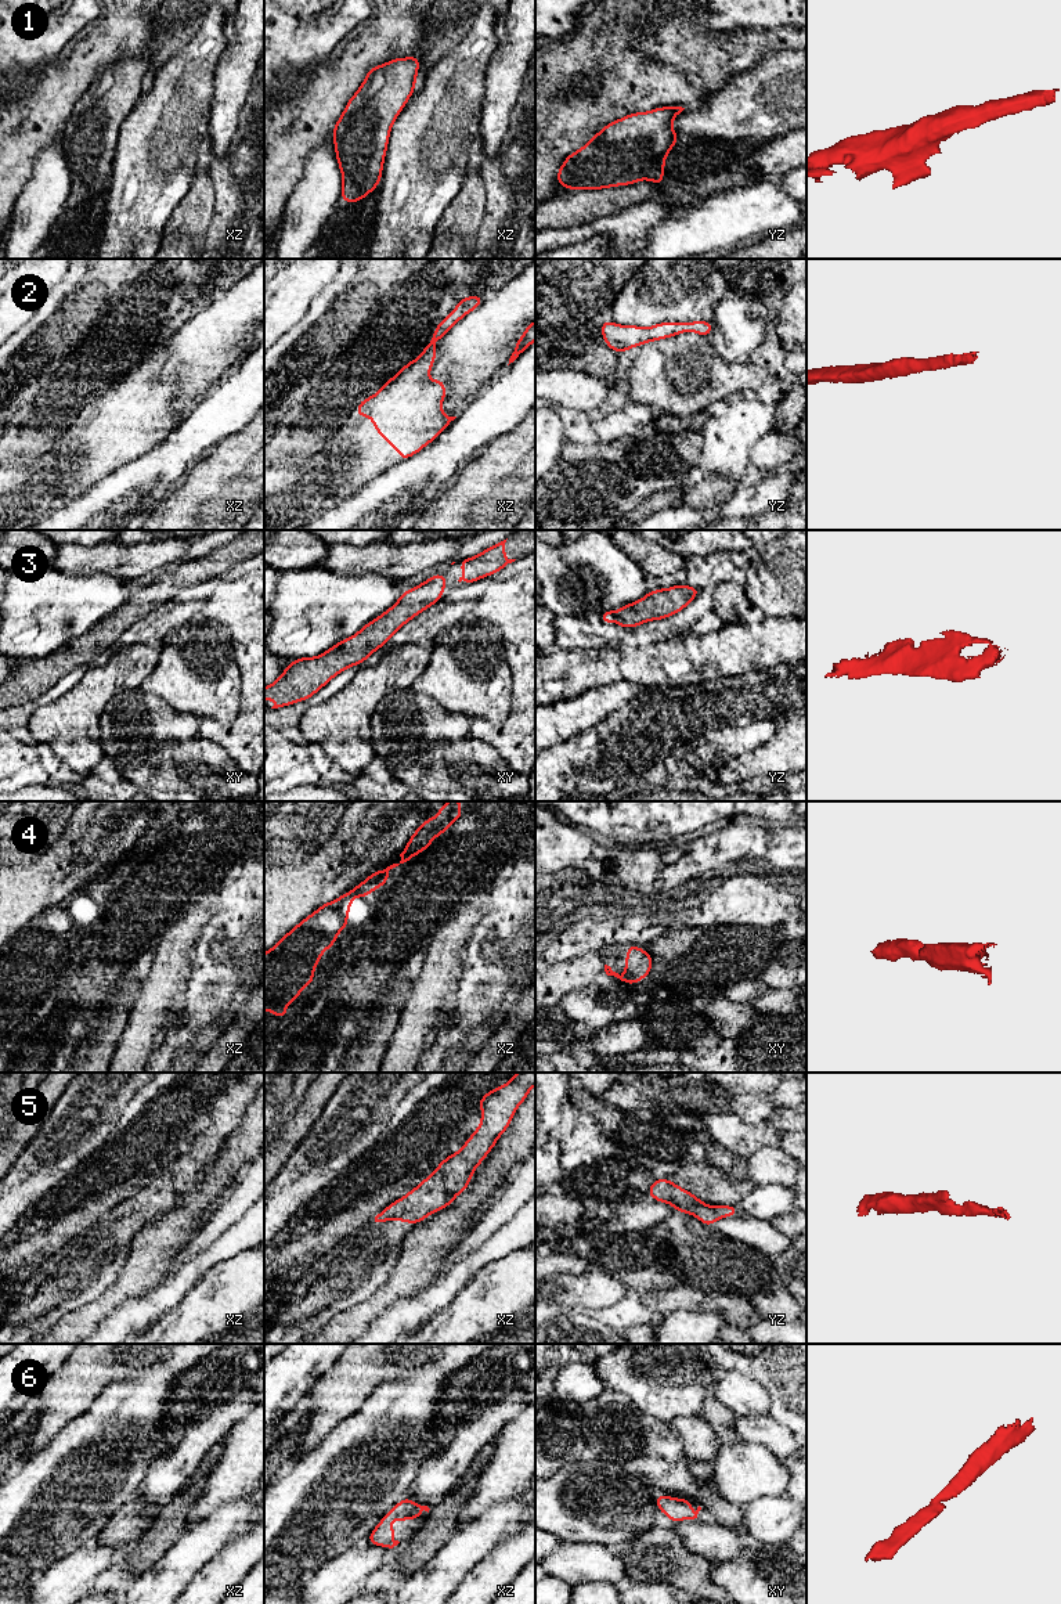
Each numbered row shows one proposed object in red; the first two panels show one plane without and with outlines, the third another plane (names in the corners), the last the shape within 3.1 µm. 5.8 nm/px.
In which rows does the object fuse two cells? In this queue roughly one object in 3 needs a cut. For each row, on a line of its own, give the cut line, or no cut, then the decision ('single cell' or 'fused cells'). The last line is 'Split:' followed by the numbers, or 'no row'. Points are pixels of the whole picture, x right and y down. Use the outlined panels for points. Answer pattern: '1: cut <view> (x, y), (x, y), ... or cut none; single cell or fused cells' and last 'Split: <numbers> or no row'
1: cut none; single cell
2: cut none; single cell
3: cut none; single cell
4: cut none; single cell
5: cut none; single cell
6: cut none; single cell
Split: no row

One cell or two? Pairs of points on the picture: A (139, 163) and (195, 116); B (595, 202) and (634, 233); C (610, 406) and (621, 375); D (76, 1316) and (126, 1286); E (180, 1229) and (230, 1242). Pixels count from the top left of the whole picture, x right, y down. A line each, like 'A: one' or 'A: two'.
A: one
B: two
C: one
D: one
E: two

